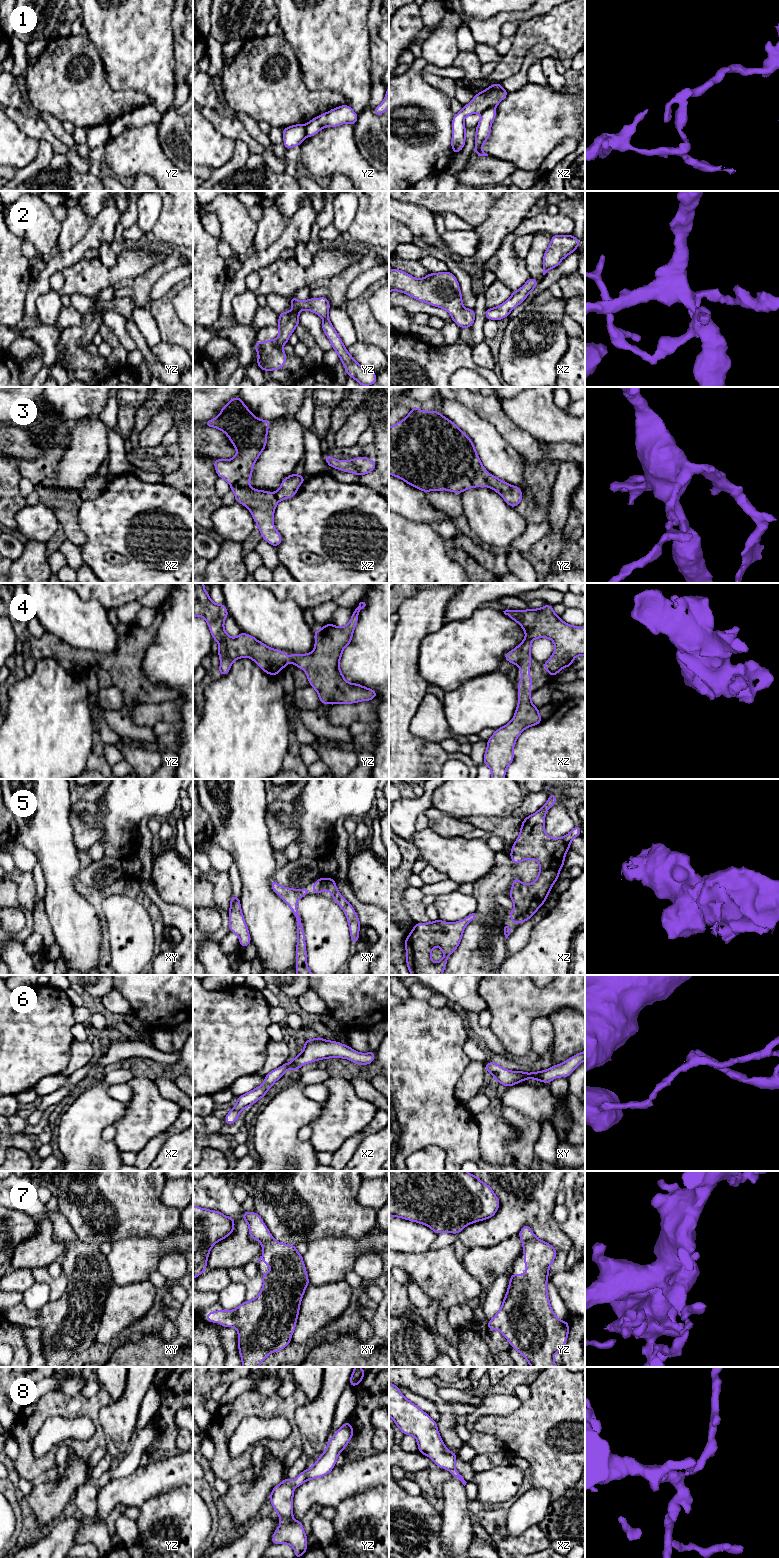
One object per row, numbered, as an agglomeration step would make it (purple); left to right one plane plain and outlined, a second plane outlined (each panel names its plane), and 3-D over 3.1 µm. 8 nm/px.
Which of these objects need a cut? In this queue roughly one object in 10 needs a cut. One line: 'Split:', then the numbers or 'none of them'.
Split: 1

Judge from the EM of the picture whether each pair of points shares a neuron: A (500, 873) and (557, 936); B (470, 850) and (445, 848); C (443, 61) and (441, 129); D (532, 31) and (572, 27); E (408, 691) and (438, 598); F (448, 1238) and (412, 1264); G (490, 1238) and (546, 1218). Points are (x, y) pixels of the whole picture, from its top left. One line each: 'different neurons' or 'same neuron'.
A: different neurons
B: same neuron
C: different neurons
D: same neuron
E: same neuron
F: different neurons
G: same neuron

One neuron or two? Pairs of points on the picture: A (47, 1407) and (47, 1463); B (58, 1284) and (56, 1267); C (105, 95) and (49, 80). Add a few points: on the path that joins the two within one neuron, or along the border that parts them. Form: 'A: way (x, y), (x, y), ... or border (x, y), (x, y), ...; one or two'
A: way (30, 1424), (26, 1429), (26, 1453), (30, 1457); one
B: border (45, 1267), (52, 1276), (62, 1275); two
C: way (91, 95), (81, 95), (69, 83), (63, 83); one

